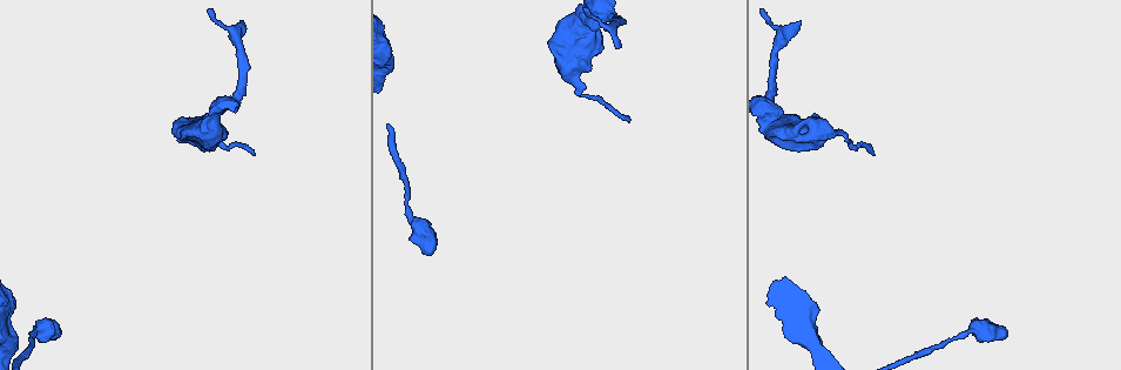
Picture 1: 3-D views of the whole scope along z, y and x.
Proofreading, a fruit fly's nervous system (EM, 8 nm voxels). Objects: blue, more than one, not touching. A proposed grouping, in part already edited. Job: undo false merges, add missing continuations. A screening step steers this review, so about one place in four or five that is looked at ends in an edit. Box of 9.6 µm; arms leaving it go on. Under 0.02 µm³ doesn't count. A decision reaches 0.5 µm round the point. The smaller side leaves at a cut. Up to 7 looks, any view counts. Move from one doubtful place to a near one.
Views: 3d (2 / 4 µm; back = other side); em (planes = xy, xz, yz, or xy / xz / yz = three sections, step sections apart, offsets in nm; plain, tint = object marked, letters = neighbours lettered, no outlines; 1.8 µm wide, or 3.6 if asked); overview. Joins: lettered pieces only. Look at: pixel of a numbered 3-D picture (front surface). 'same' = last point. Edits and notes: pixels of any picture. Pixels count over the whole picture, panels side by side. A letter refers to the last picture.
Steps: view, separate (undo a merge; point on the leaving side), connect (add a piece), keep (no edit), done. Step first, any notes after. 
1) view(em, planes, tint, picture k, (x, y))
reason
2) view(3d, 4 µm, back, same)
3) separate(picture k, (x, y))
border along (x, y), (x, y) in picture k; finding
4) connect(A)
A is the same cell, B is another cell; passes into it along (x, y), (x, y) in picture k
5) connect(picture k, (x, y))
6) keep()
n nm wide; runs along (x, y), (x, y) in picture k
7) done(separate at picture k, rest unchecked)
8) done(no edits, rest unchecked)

view(3d, 2 µm, picture 1, (801, 20))
an open end

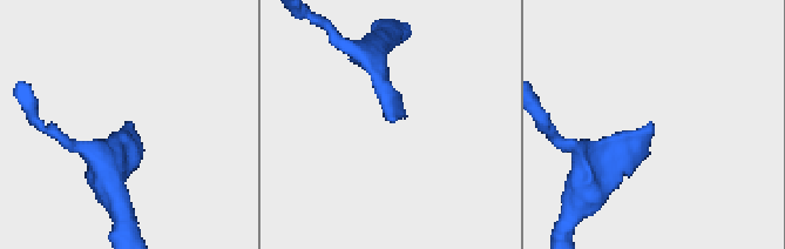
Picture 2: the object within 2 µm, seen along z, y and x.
view(em, xz, step 16, letters, picture 2, (649, 123))

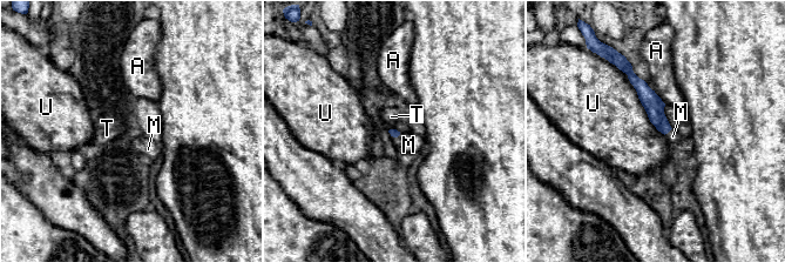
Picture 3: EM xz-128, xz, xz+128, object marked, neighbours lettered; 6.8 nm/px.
view(em, planes, letters, same)
another direction

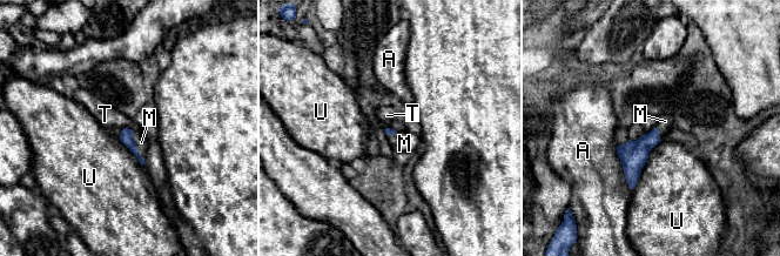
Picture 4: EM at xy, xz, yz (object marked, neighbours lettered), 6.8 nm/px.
connect(M)
U touches over 400 nm; M is the same cell, A, T and U are other cells; passes into it along (127, 135), (135, 146), (141, 142) in picture 4; the neuron continues

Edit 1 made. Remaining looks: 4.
view(overview)
redraw

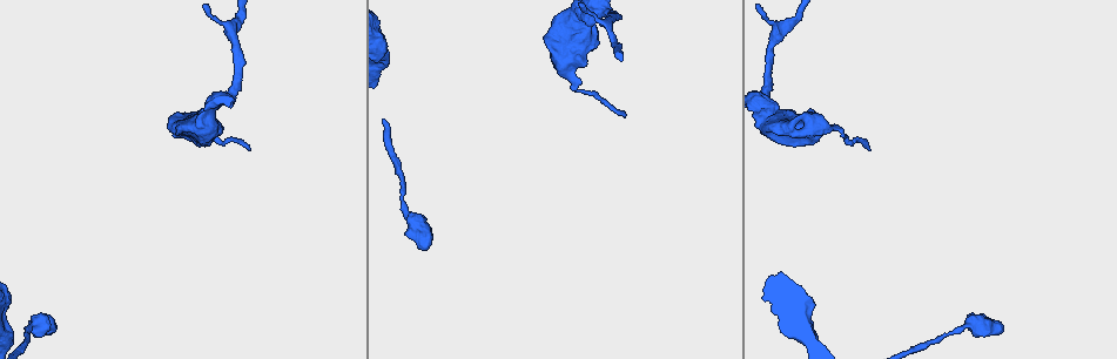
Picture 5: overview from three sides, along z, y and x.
view(3d, 4 µm, picture 5, (585, 65))
free end

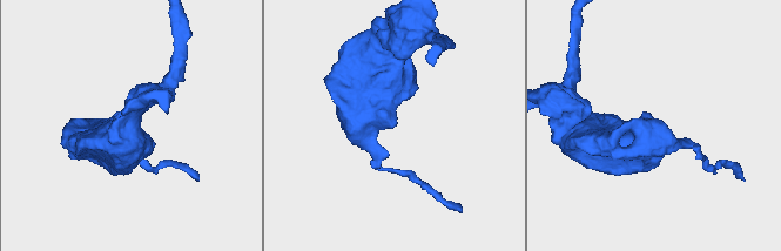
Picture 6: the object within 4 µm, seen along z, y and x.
view(em, planes, tint, picture 6, (395, 124))
shape alone is not enough

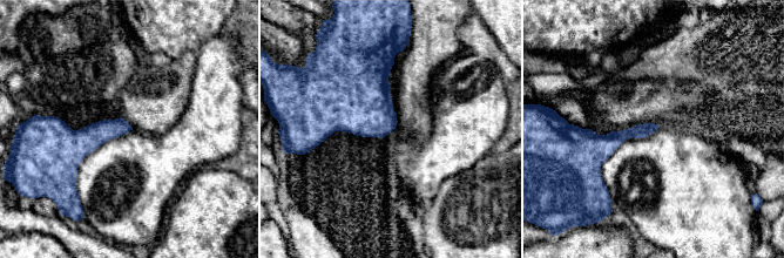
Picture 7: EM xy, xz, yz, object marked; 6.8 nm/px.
view(em, planes, letters, same)
see the neighbours

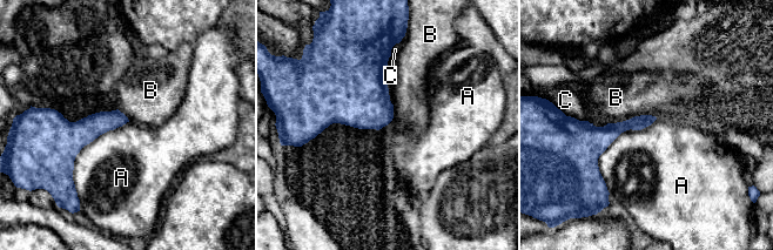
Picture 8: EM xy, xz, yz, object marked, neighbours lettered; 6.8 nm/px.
keep()
A, B and C are other cells; border along (657, 119), (599, 156), (609, 193) in picture 8; no lettered piece goes on from it

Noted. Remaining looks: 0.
done(connect at picture 4, rest unchecked)

